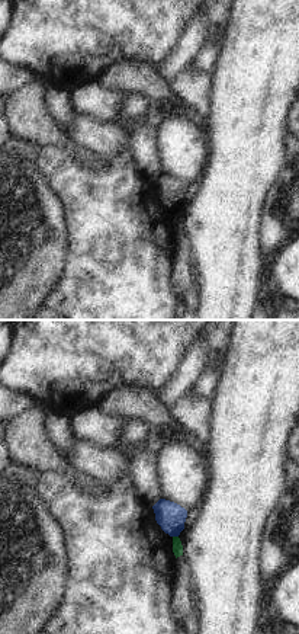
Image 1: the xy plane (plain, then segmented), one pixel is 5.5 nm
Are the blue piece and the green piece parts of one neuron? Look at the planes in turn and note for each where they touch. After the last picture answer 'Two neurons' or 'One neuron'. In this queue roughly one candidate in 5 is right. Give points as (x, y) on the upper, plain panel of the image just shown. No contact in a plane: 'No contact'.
Touches blue at (176, 210).

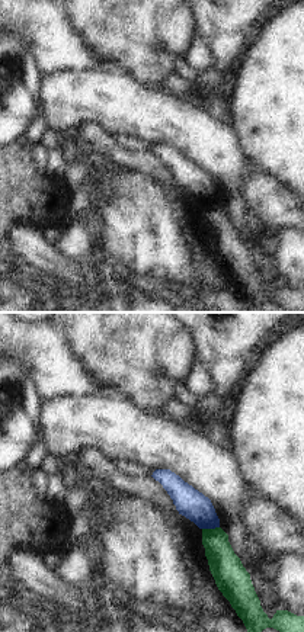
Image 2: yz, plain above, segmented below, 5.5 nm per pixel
Touches blue at (210, 202).

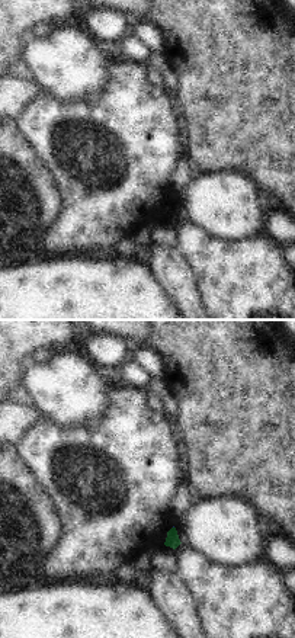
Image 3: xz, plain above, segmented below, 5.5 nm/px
No contact.

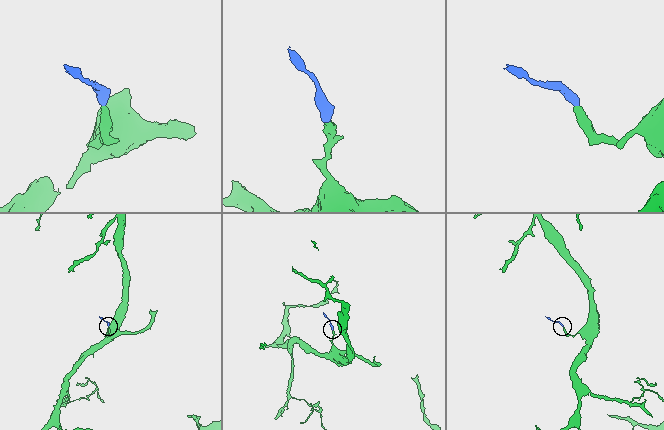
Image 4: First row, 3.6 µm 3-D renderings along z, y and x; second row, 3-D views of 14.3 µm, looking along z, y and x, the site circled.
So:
Two neurons.

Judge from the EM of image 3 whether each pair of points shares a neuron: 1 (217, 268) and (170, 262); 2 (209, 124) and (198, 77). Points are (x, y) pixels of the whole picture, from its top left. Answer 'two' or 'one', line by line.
1: two
2: one

